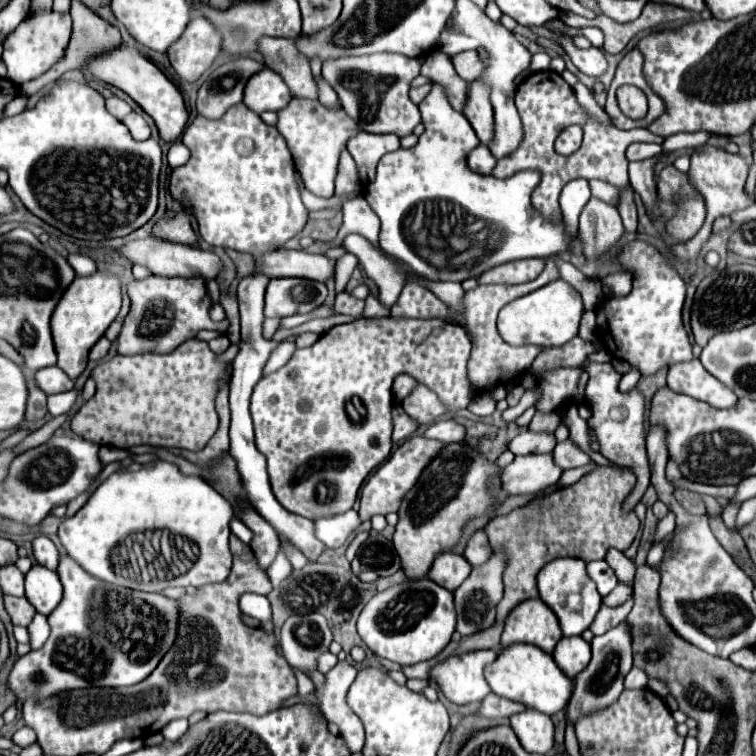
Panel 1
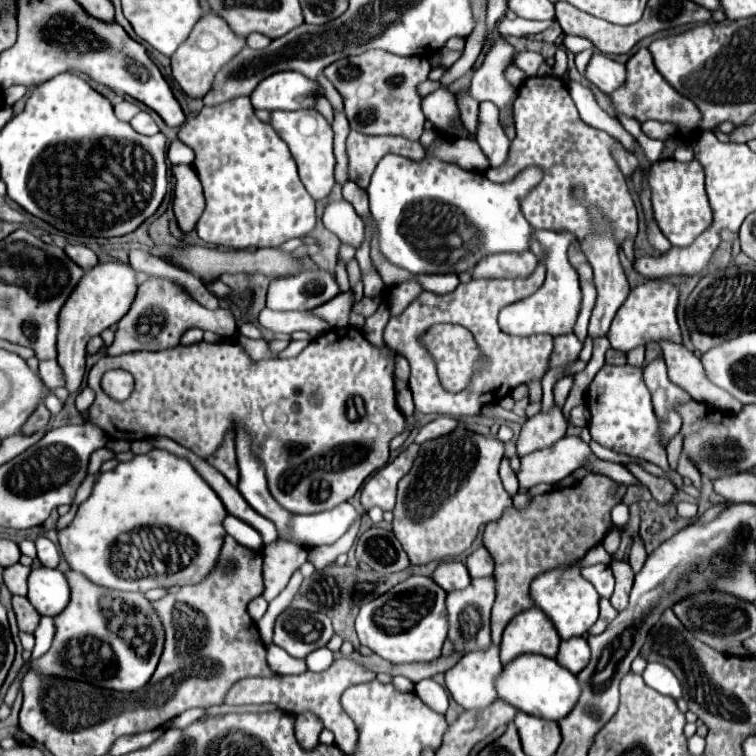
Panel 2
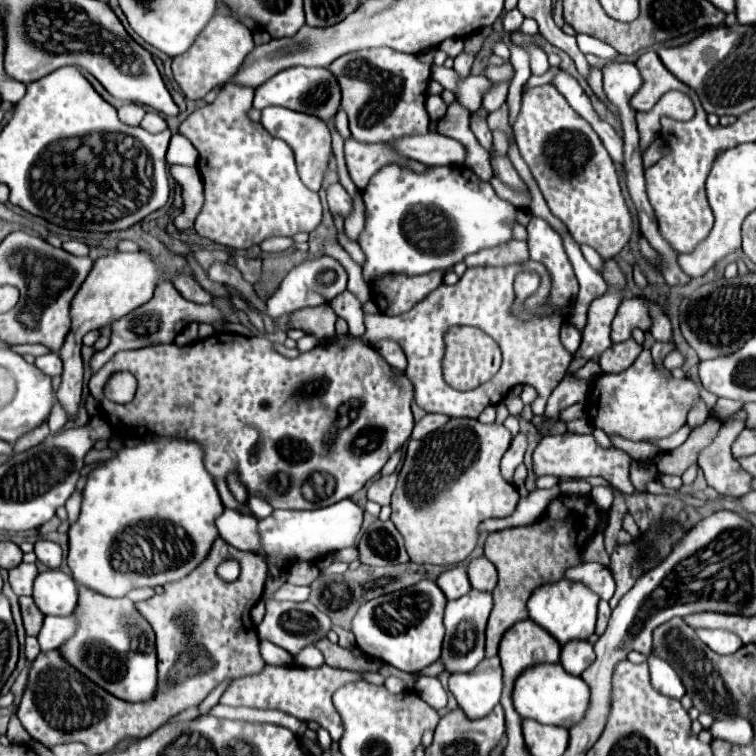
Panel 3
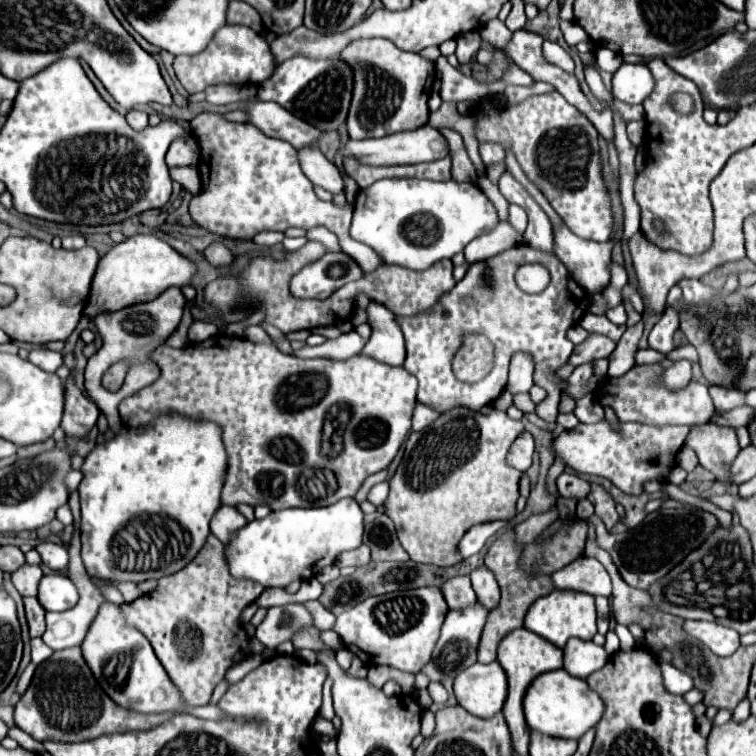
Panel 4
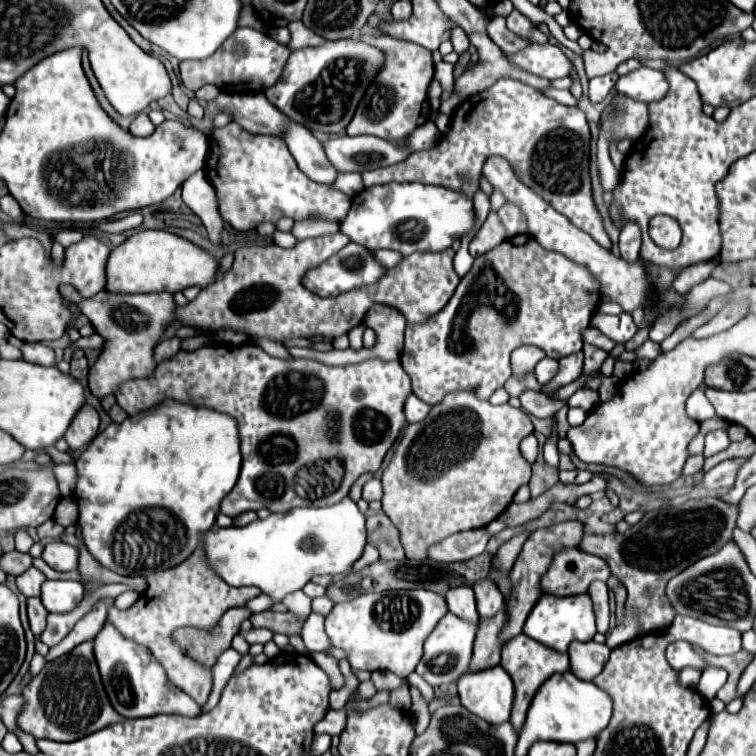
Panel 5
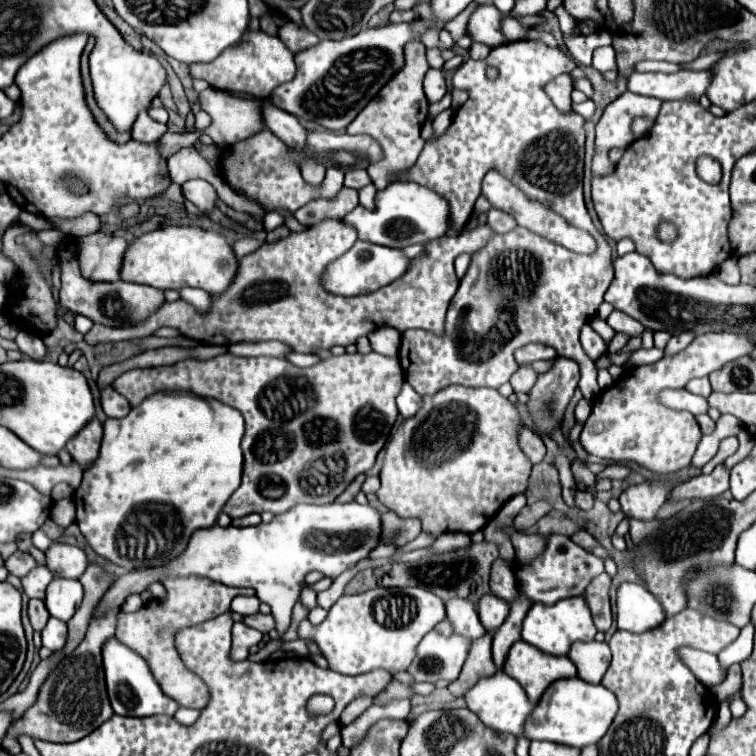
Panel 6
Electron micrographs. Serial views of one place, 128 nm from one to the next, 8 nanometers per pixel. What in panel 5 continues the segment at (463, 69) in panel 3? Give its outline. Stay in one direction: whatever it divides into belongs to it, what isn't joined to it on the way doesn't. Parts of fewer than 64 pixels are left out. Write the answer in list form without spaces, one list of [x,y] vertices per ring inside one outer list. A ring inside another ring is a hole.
[[[454,28],[450,40],[452,40],[452,44],[454,44],[454,52],[456,52],[456,54],[466,52],[468,46],[470,46],[470,40],[468,40],[468,36],[466,36],[466,32],[464,32],[462,28]]]

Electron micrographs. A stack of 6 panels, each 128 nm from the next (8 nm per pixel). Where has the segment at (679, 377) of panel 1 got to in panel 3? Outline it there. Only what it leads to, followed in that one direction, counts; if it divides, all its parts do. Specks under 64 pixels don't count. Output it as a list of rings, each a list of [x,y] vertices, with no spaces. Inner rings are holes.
[[[652,304],[650,306],[652,310],[652,320],[654,320],[654,326],[650,330],[650,334],[654,336],[654,340],[658,342],[672,342],[672,328],[670,328],[670,320],[666,318],[666,314],[656,306]],[[674,348],[668,356],[666,356],[666,360],[664,360],[664,368],[666,370],[674,370],[674,368],[682,368],[684,366],[684,356]]]

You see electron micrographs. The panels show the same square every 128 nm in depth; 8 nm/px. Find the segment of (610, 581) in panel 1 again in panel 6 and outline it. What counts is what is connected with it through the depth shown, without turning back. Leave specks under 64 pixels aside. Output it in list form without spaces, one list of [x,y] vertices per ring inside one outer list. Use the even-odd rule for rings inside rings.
[[[552,534],[548,536],[546,550],[536,560],[532,560],[532,564],[524,566],[524,576],[520,576],[520,586],[524,588],[524,594],[532,602],[556,604],[558,600],[564,600],[564,598],[582,596],[586,586],[602,572],[604,572],[602,558],[586,552],[578,544],[574,544],[568,536]]]

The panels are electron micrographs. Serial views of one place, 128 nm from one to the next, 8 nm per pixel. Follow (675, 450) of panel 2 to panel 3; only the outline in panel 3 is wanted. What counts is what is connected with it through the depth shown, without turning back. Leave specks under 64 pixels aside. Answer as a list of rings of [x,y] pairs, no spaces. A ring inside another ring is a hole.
[[[686,428],[686,430],[680,430],[680,432],[674,432],[674,434],[672,434],[672,436],[668,436],[668,438],[662,438],[662,440],[656,440],[654,444],[656,444],[656,446],[660,446],[662,450],[668,450],[668,452],[672,452],[674,448],[678,448],[680,444],[684,444],[684,442],[686,442],[688,434],[690,434],[690,430]]]

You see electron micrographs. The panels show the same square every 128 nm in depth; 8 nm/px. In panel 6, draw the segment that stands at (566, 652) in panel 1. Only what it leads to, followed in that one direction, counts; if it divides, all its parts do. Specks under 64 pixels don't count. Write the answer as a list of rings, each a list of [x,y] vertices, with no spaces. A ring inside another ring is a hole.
[[[574,642],[568,656],[578,668],[578,678],[590,684],[600,684],[610,666],[610,648],[606,642]]]

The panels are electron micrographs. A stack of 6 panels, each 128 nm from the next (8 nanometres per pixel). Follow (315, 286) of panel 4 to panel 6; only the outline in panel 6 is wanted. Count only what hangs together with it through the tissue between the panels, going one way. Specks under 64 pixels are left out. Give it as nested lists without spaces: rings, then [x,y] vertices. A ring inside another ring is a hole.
[[[358,240],[344,256],[336,258],[322,276],[322,286],[330,294],[340,294],[340,296],[358,296],[358,294],[368,294],[374,292],[390,282],[394,282],[398,276],[402,276],[408,268],[408,258],[402,254],[402,250],[396,248],[386,248],[386,246],[376,246],[370,242]]]

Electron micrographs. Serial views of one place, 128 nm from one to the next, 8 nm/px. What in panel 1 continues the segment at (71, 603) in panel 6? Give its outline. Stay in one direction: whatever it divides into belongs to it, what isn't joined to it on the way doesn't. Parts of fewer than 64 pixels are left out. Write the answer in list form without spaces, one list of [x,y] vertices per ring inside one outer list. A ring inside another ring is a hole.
[[[34,564],[26,574],[26,598],[44,616],[48,616],[62,600],[62,584],[58,574]]]

